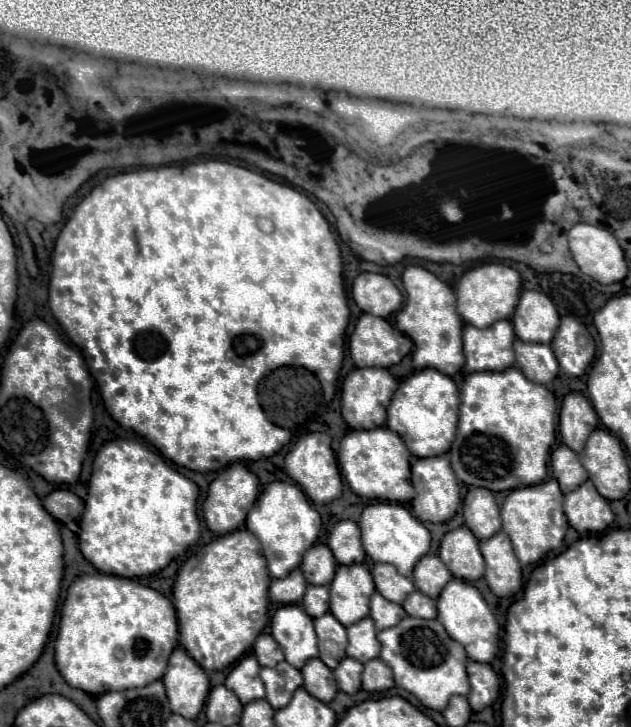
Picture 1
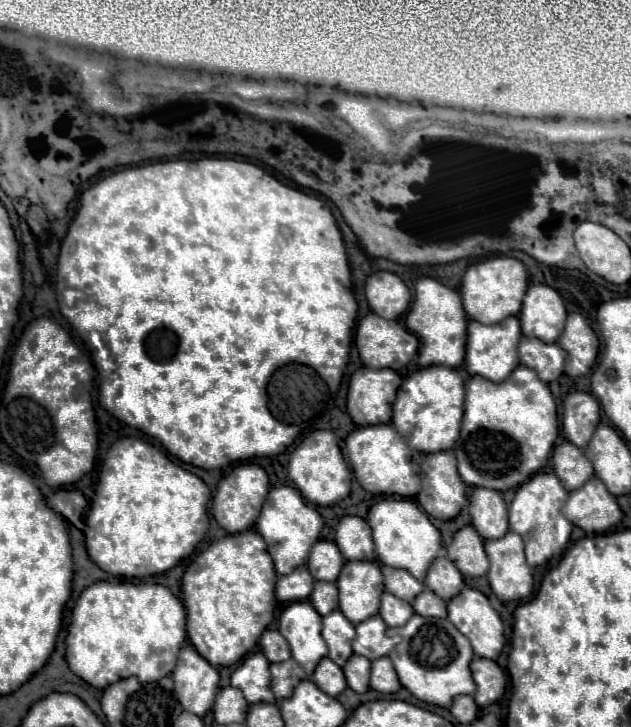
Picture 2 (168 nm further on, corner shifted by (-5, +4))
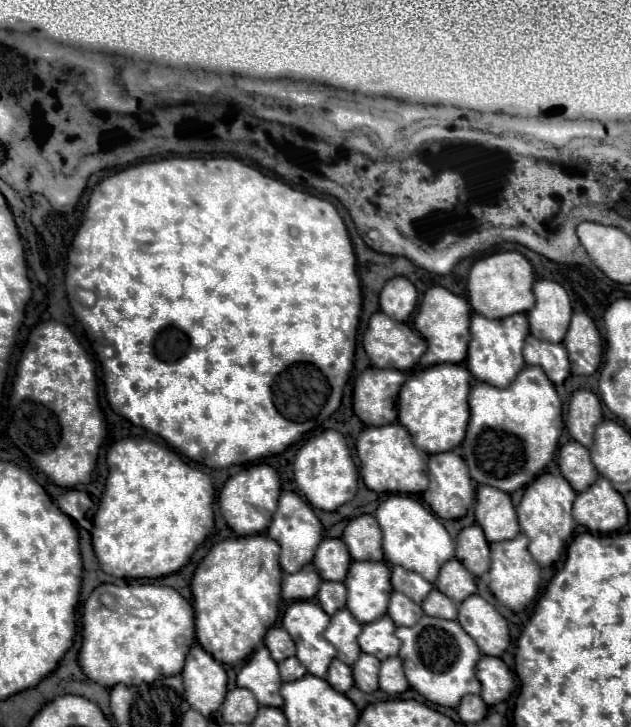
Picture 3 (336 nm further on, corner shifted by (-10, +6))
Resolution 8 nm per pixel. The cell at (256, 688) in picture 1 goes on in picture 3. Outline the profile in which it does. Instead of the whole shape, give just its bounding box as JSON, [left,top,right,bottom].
[237,646,283,706]

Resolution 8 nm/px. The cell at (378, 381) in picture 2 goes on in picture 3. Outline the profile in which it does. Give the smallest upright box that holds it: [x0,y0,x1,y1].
[353,368,405,426]

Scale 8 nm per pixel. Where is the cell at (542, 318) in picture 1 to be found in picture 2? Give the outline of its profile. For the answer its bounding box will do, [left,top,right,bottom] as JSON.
[520,284,566,342]

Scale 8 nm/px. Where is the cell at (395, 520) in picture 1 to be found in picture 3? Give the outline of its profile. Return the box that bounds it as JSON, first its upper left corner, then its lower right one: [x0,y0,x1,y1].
[375,496,455,584]

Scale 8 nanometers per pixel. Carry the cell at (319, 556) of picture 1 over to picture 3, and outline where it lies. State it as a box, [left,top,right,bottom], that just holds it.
[313,538,351,582]

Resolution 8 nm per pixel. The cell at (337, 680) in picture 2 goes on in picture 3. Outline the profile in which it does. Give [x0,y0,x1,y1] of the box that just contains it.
[327,660,353,692]

